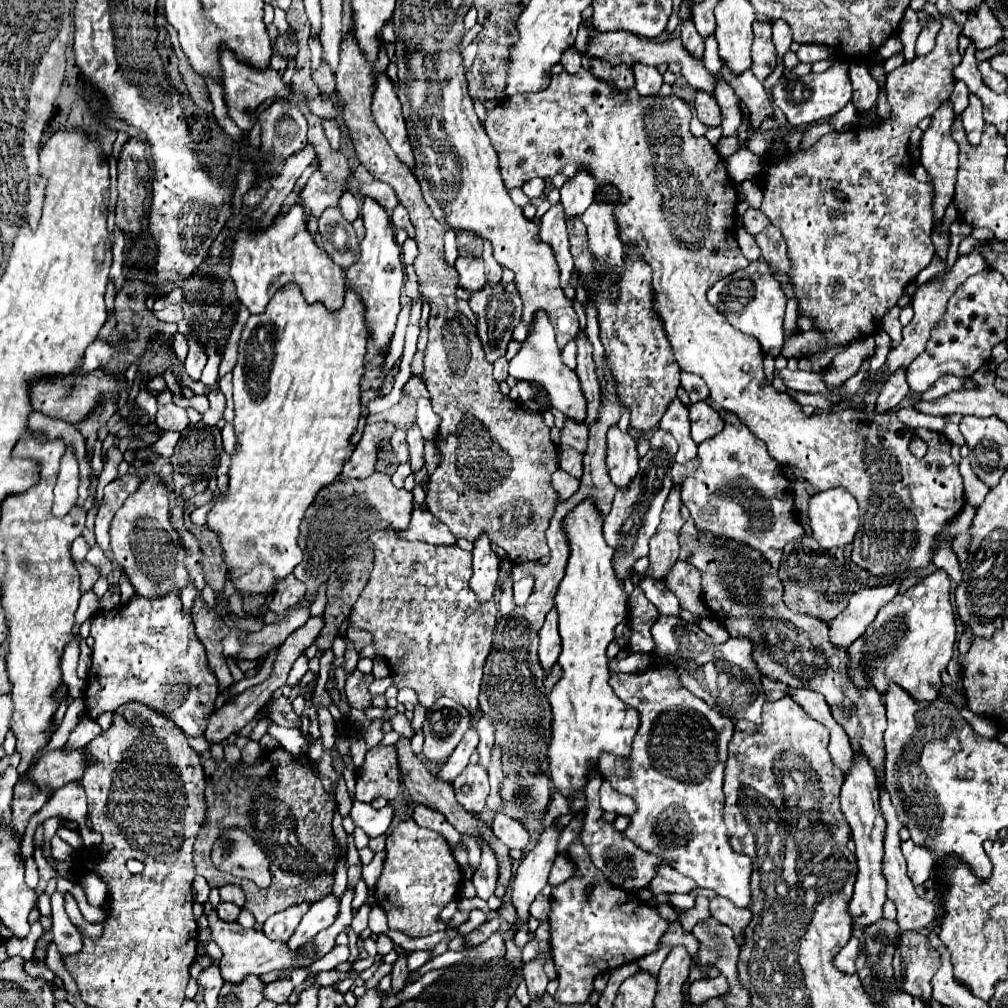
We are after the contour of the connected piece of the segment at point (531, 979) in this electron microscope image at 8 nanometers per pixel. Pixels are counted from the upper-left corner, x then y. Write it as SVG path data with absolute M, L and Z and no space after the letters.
M550 949L540 953L536 959L524 963L524 967L522 967L522 977L524 977L526 985L528 985L528 993L530 993L532 999L538 999L544 993L546 985L548 985L548 977L544 973L544 963L548 959L552 959Z

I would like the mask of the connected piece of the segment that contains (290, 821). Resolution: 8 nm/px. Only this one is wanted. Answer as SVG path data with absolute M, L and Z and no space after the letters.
M282 745L262 757L268 763L246 765L238 763L230 767L222 759L212 771L212 759L204 761L206 773L206 819L200 825L196 845L198 849L210 849L218 839L220 827L242 827L270 859L272 885L266 891L258 887L242 887L246 893L244 907L254 915L258 923L264 923L270 915L288 909L302 901L318 901L332 891L336 847L332 835L334 799L320 783L316 765L306 753L292 755Z

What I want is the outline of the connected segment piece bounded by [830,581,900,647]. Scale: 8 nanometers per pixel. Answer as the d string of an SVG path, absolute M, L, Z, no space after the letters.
M900 581L878 585L878 587L862 587L856 591L848 603L848 607L832 621L832 643L838 647L848 647L856 637L864 633L864 629L874 621L880 607L884 607L898 593Z

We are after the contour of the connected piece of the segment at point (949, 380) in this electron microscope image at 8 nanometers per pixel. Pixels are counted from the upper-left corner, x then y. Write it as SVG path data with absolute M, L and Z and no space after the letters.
M944 375L944 377L940 377L940 381L936 381L936 385L932 385L932 387L928 389L922 397L924 397L926 401L930 401L930 399L942 397L942 395L946 395L946 393L950 393L950 391L962 389L962 387L964 387L964 383L966 383L966 379L962 379L962 377Z

